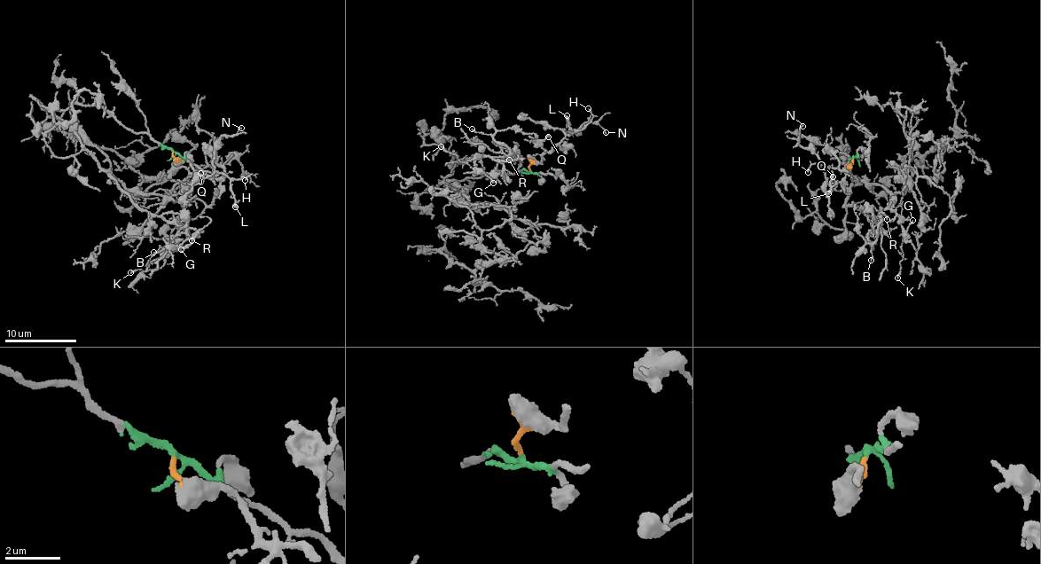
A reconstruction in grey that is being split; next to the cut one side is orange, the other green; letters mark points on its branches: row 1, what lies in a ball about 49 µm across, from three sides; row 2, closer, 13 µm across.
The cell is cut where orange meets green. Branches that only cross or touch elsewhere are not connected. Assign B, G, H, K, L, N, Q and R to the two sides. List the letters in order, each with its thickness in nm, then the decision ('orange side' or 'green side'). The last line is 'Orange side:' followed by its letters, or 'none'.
B: 130 nm thick; green side
G: 150 nm thick; green side
H: 110 nm thick; orange side
K: 150 nm thick; green side
L: 340 nm thick; orange side
N: 130 nm thick; orange side
Q: 120 nm thick; orange side
R: 150 nm thick; green side
Orange side: H, L, N, Q

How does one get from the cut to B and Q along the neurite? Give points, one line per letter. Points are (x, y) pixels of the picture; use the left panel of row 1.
B: (172, 152), (97, 105), (69, 105), (60, 117), (129, 197), (185, 230), (192, 242), (152, 252)
Q: (172, 152), (176, 158), (190, 163), (201, 183), (203, 179), (200, 173)

